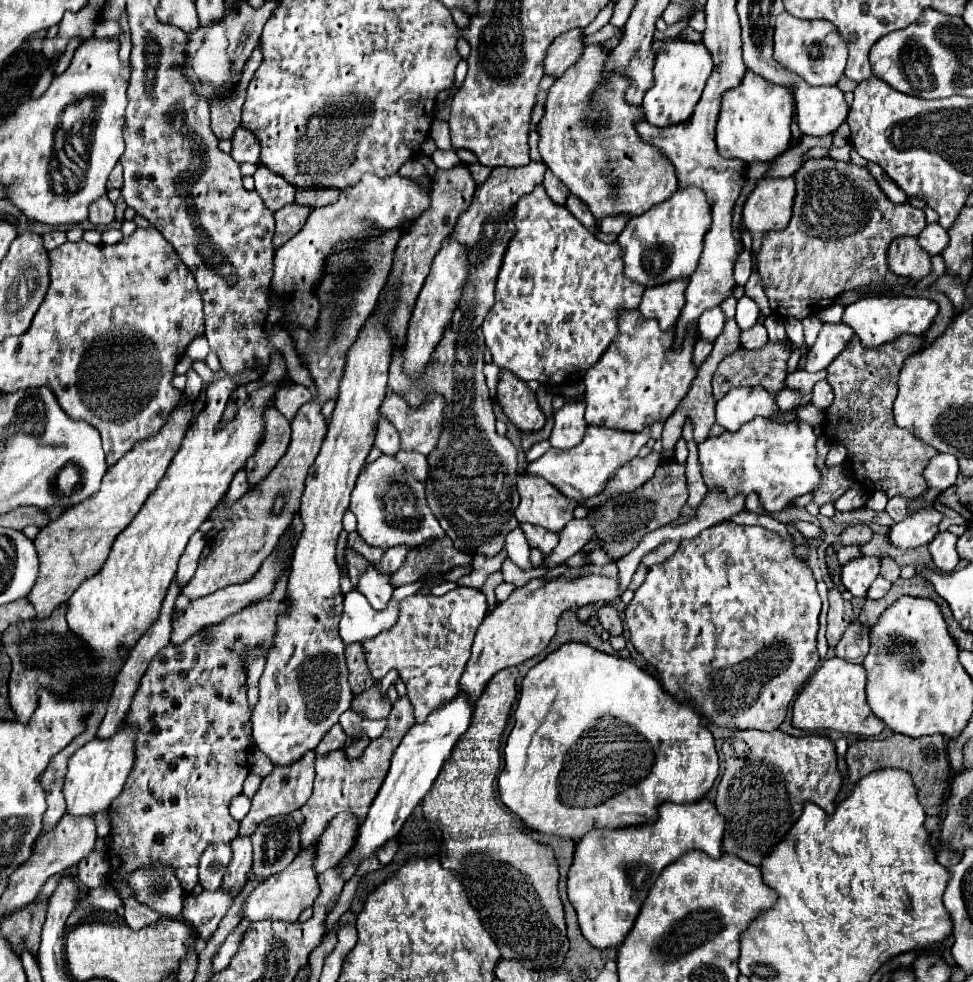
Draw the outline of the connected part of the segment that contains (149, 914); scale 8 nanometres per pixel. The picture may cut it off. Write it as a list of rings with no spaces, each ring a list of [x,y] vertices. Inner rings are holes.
[[[133,897],[125,899],[125,921],[133,931],[155,925],[159,919],[163,919],[163,917],[157,911],[149,909],[145,903],[139,903]]]

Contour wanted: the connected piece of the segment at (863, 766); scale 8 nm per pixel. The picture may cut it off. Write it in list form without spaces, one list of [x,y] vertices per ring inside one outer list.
[[[891,735],[887,739],[859,739],[849,745],[845,759],[847,759],[847,777],[843,777],[843,787],[841,787],[835,803],[843,801],[853,791],[857,781],[863,779],[865,775],[869,775],[871,771],[903,769],[903,771],[909,771],[909,775],[919,791],[919,801],[925,807],[925,813],[927,815],[941,813],[943,795],[947,789],[947,781],[951,777],[951,767],[949,767],[943,735],[925,735],[925,737],[917,737],[917,739],[907,737],[907,735]]]

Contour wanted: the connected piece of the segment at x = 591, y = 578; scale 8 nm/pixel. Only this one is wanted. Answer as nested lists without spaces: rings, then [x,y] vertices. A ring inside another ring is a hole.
[[[609,563],[605,567],[597,565],[583,565],[579,577],[563,575],[553,581],[533,579],[525,587],[515,589],[507,601],[503,601],[491,615],[485,617],[485,621],[479,625],[475,643],[471,649],[471,661],[467,661],[465,673],[461,675],[459,691],[465,689],[473,701],[479,699],[489,679],[499,673],[505,667],[519,665],[529,657],[535,657],[541,653],[549,641],[555,635],[557,619],[559,615],[577,605],[589,605],[589,603],[611,603],[621,597],[619,591],[619,569],[615,563]]]

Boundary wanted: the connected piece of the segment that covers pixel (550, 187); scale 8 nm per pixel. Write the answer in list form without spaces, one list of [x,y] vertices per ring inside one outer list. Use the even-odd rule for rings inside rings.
[[[549,171],[545,173],[543,187],[545,187],[545,193],[549,195],[551,201],[555,201],[557,205],[565,205],[567,197],[569,197],[569,191],[565,189],[565,185],[557,177],[553,177],[553,173],[549,173]]]

